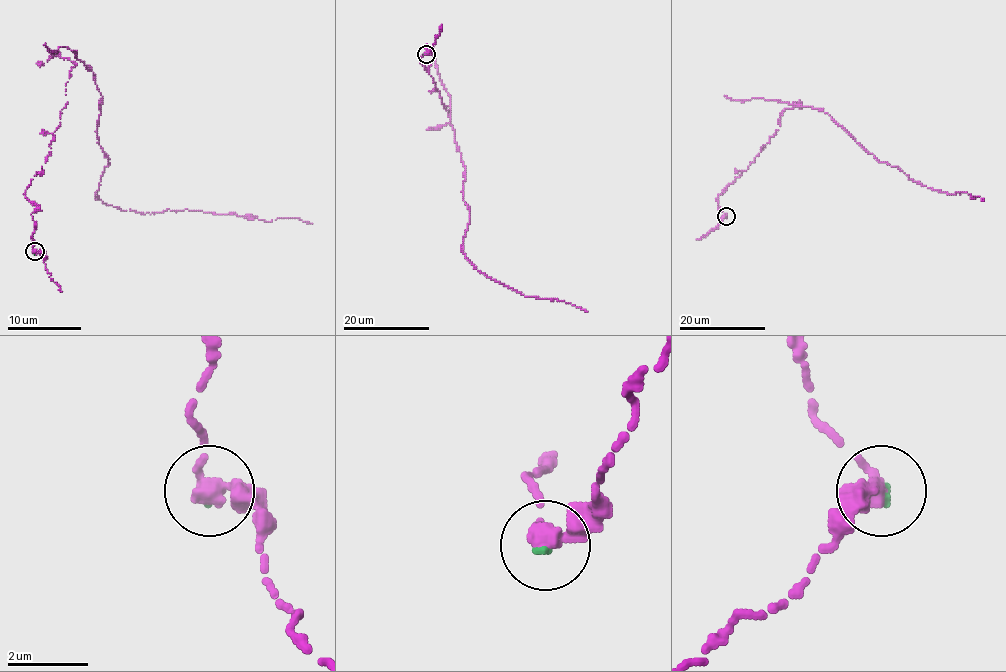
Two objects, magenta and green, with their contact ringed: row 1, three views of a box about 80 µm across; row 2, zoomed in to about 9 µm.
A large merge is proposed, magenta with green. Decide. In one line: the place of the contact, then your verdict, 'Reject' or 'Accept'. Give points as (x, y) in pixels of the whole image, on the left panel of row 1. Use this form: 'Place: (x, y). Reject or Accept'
Place: (35, 251). Accept

